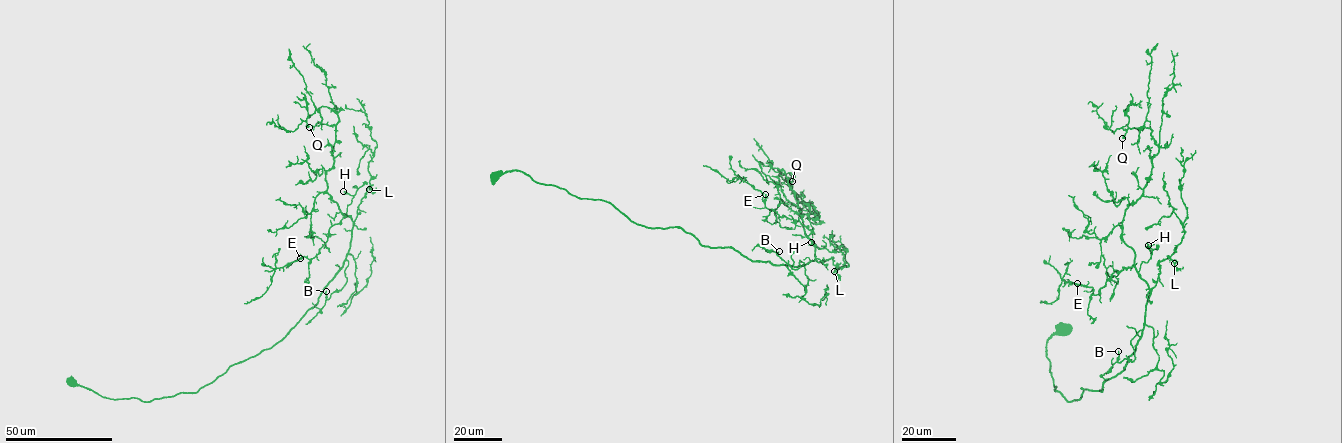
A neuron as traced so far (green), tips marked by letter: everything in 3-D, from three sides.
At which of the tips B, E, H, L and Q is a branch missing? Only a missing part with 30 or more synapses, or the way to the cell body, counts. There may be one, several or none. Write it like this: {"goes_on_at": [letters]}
{"goes_on_at": []}

